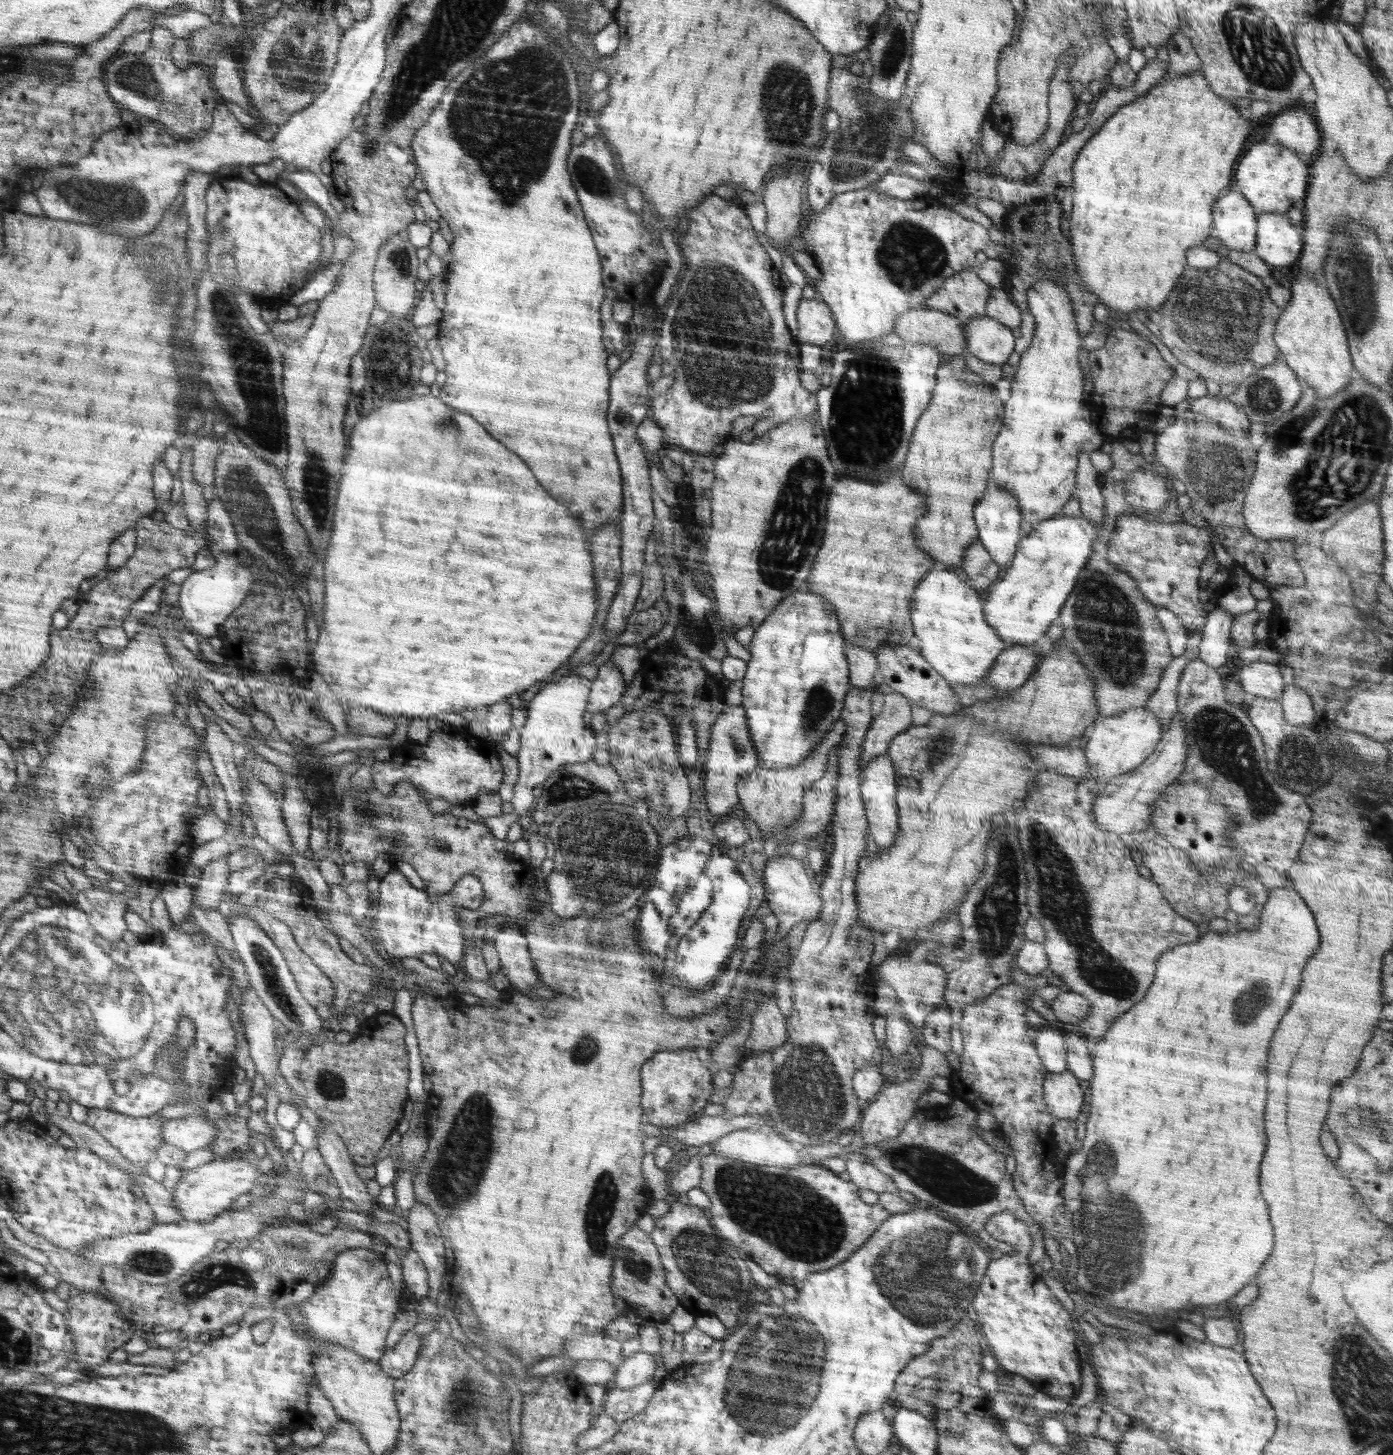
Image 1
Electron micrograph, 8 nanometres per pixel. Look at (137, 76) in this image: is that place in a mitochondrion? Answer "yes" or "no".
yes

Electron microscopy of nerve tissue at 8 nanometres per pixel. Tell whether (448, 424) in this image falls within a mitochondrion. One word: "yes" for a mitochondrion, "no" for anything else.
yes

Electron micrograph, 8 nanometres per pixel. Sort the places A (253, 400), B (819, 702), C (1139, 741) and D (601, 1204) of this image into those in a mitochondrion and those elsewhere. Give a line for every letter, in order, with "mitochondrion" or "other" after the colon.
A: mitochondrion
B: mitochondrion
C: other
D: mitochondrion

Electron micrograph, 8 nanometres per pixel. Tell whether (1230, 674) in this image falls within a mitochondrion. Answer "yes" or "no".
no

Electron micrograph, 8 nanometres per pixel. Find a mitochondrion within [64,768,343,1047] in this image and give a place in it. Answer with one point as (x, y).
(268, 967)

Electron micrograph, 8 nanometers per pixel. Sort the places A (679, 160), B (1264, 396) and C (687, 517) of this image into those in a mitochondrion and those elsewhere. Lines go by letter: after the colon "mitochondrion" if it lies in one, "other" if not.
A: other
B: mitochondrion
C: other

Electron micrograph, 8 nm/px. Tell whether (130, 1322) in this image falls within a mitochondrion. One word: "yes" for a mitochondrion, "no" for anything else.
no

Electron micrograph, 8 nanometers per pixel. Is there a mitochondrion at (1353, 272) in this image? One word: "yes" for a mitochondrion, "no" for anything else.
yes

